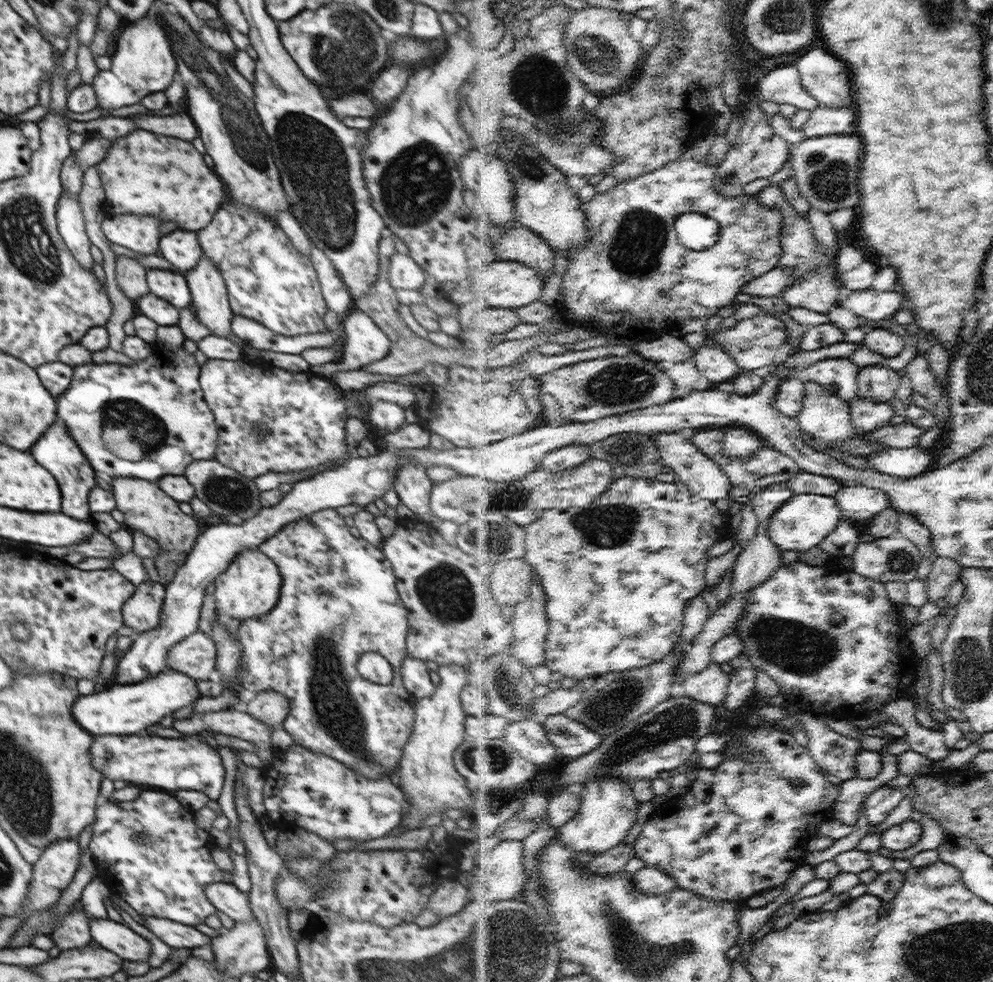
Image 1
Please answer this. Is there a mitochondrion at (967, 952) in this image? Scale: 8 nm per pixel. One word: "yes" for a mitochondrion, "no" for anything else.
yes

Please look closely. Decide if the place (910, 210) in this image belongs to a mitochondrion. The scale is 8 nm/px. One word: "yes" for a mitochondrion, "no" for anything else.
no

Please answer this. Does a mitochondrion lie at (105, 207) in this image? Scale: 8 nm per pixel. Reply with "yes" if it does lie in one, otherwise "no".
no

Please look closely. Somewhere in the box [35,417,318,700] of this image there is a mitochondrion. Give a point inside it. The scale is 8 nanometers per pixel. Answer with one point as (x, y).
(231, 494)

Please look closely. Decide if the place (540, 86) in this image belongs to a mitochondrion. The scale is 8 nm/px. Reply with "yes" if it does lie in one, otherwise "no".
yes

